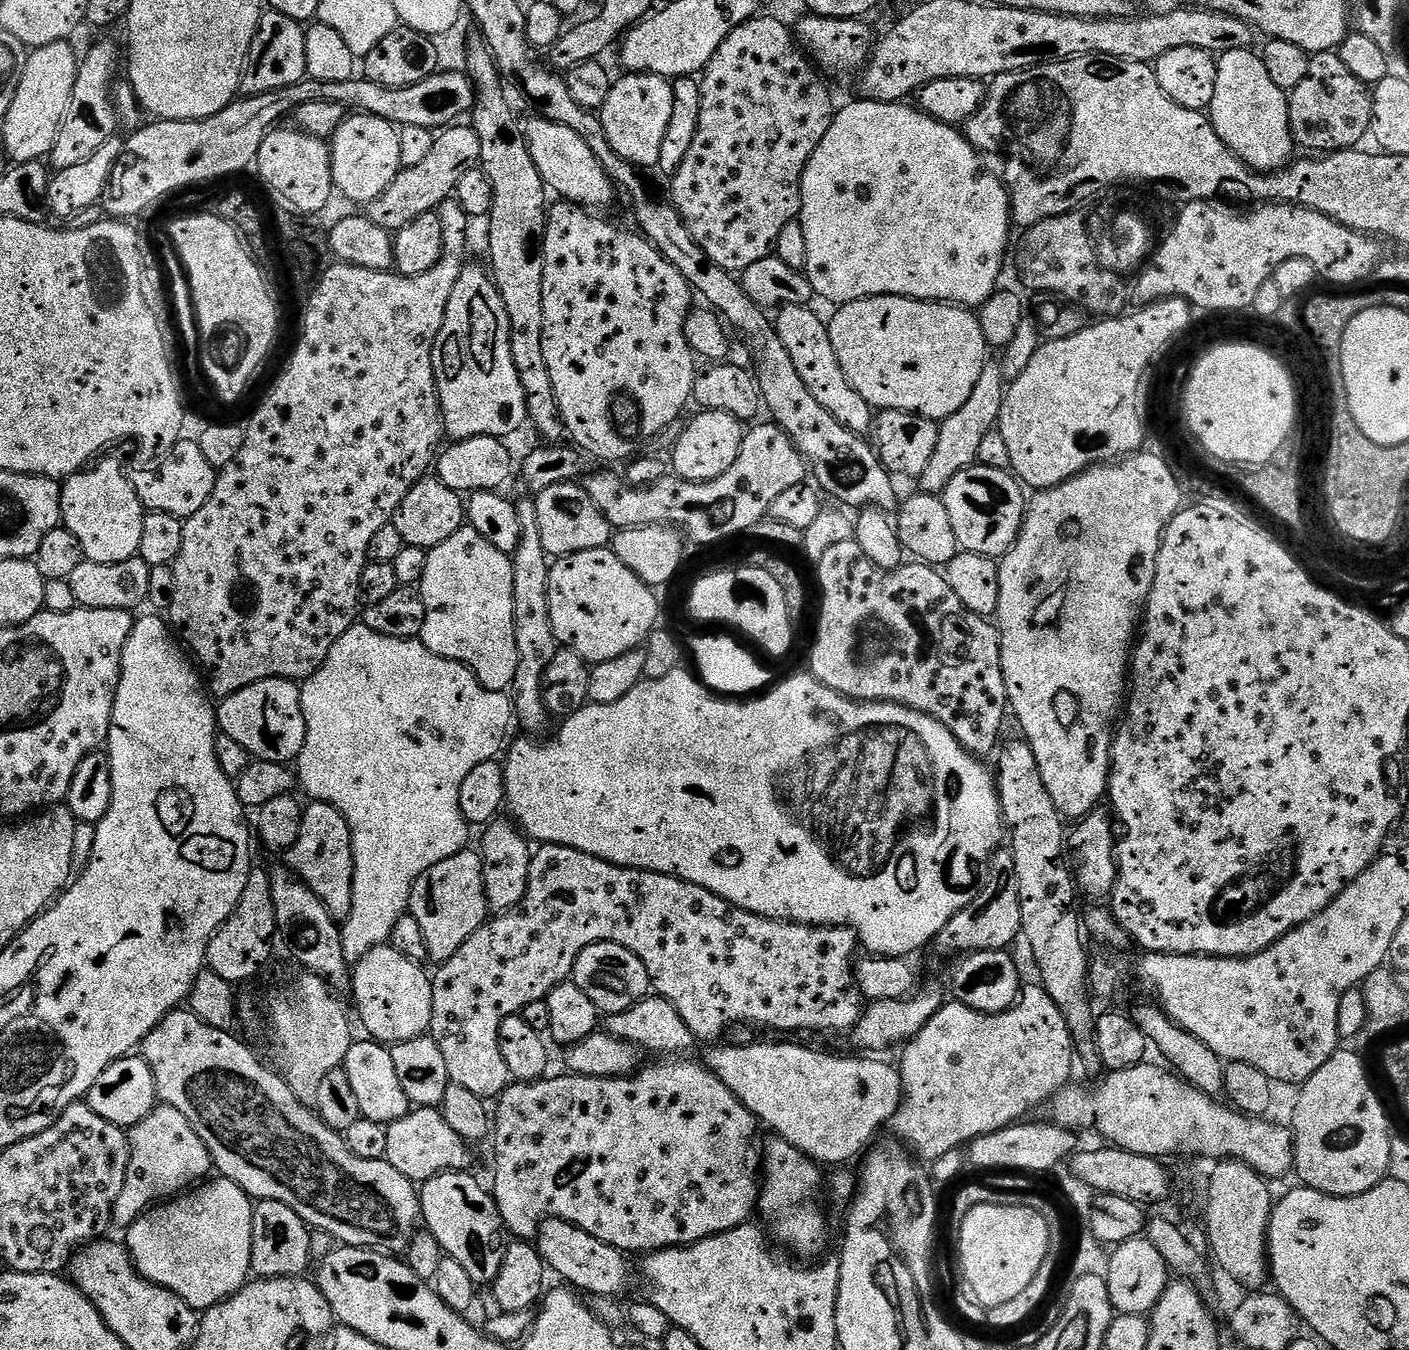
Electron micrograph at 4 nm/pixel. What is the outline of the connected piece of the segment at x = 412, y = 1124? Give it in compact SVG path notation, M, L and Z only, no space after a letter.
M413 1107L407 1116L398 1118L386 1129L385 1154L388 1164L410 1181L423 1182L434 1178L439 1172L462 1172L473 1167L469 1141L446 1126L439 1107Z

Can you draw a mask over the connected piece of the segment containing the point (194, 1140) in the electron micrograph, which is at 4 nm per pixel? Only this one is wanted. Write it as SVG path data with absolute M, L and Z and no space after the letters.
M161 1103L153 1108L142 1122L127 1129L127 1134L128 1165L122 1190L118 1190L118 1198L112 1207L112 1224L121 1230L131 1228L149 1208L199 1185L214 1168L212 1155L206 1150L202 1138L194 1134L190 1122L169 1104Z

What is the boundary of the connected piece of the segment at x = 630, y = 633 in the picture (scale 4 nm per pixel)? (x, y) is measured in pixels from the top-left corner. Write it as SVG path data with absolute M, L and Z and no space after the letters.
M611 547L582 550L561 556L553 563L550 574L550 622L554 626L557 645L567 651L577 652L589 666L610 662L630 650L641 647L651 632L658 627L660 600L657 593L630 566L622 563Z

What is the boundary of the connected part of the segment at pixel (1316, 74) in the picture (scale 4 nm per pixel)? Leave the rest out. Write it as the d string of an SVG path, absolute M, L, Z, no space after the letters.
M1317 52L1310 59L1306 78L1288 98L1288 117L1292 139L1304 148L1313 148L1316 154L1331 154L1352 150L1372 127L1372 93L1342 62L1336 52Z

